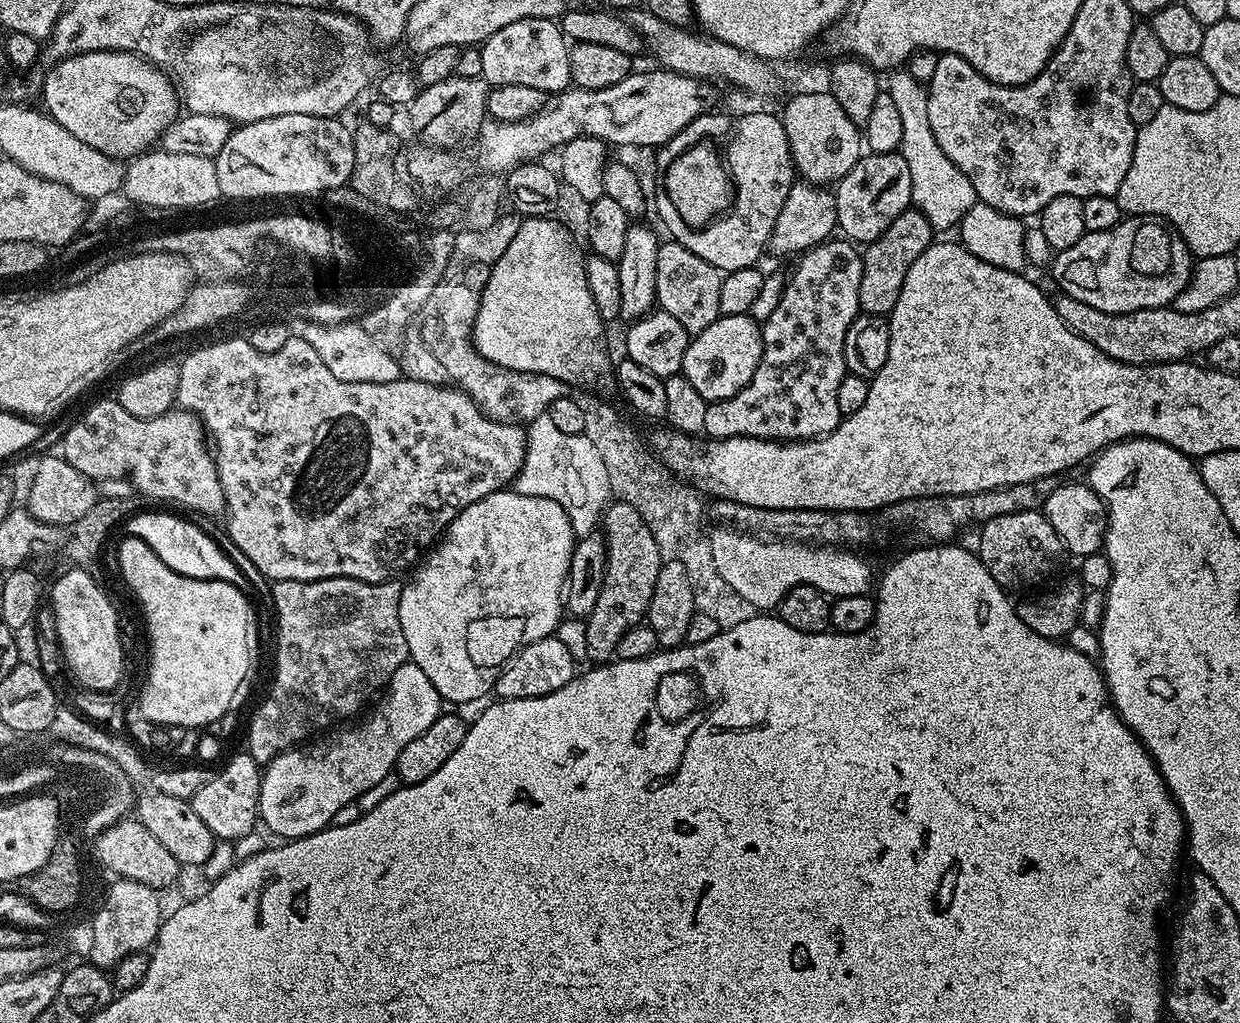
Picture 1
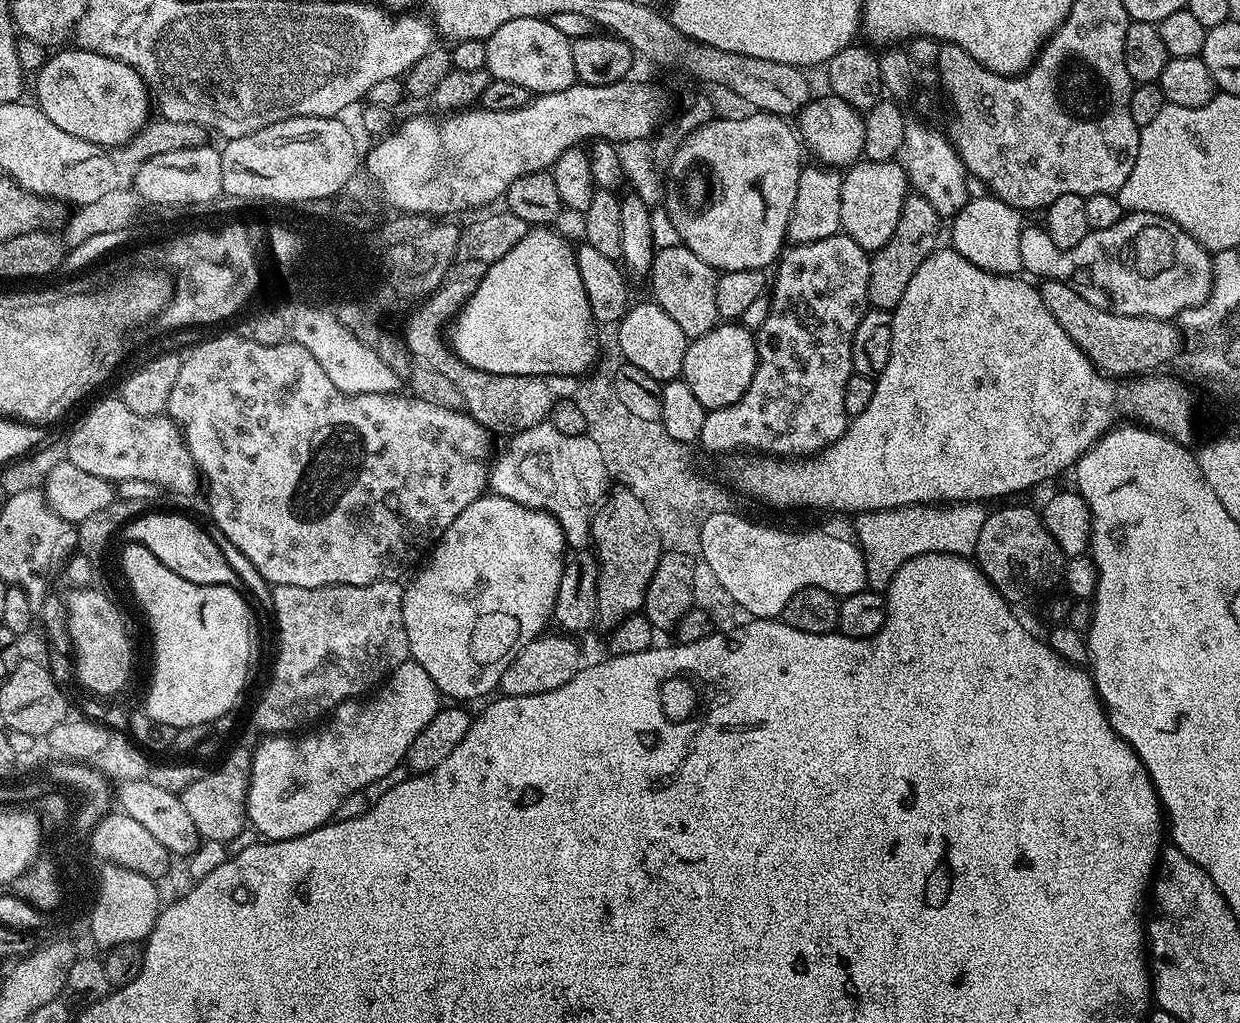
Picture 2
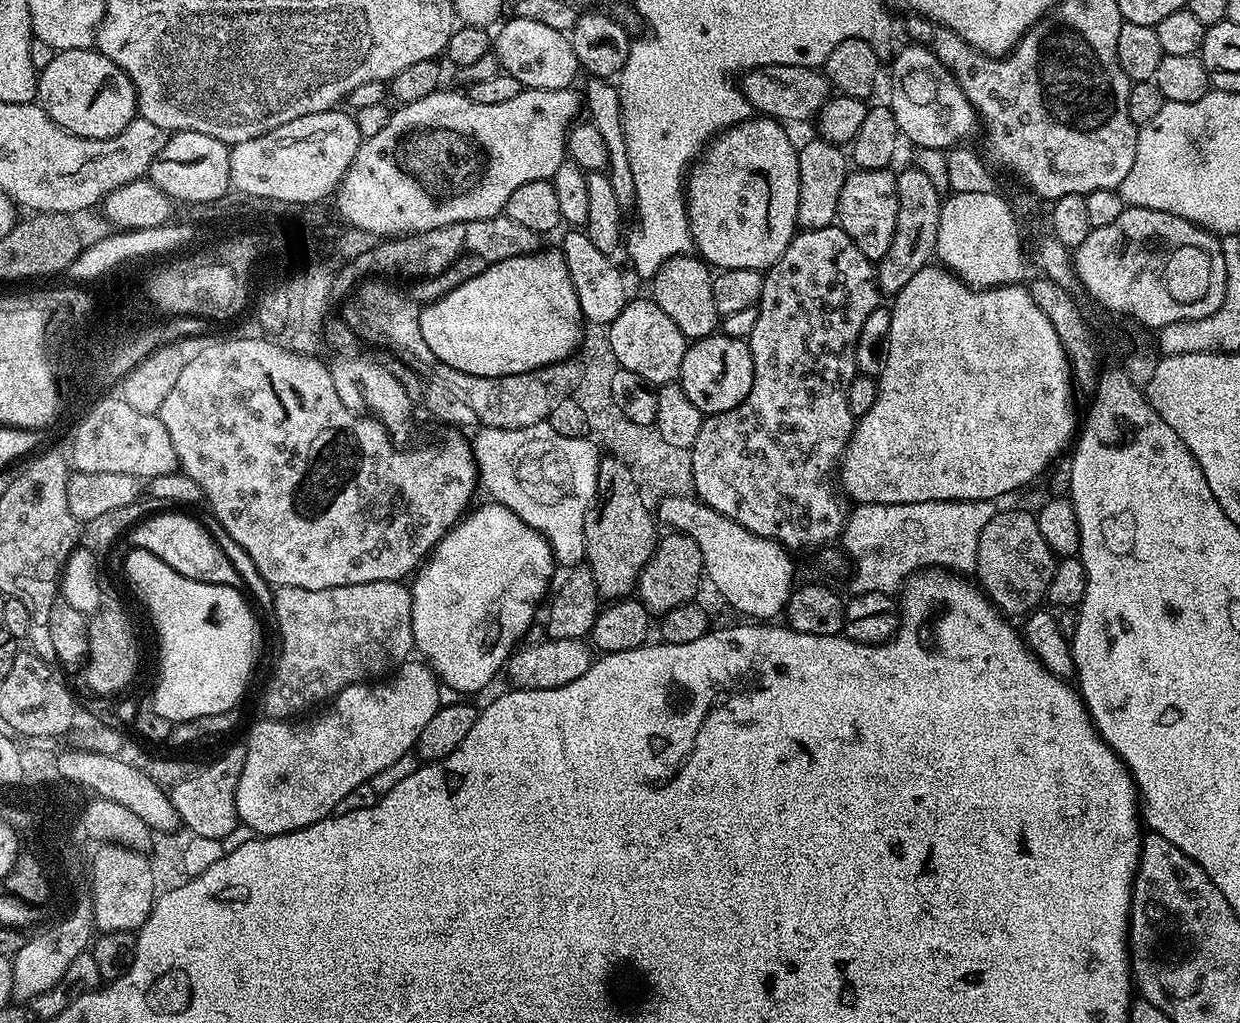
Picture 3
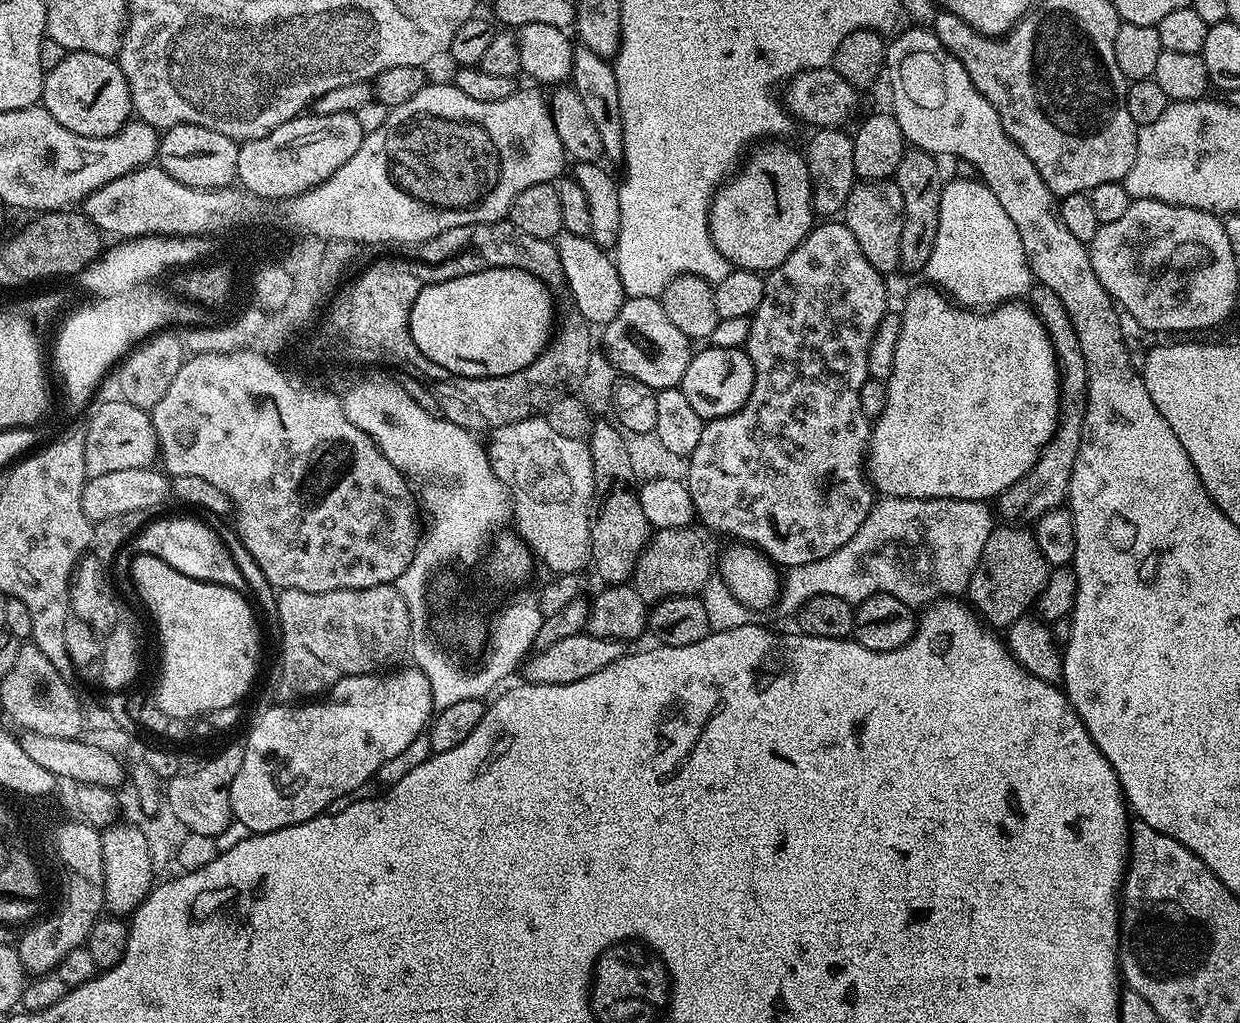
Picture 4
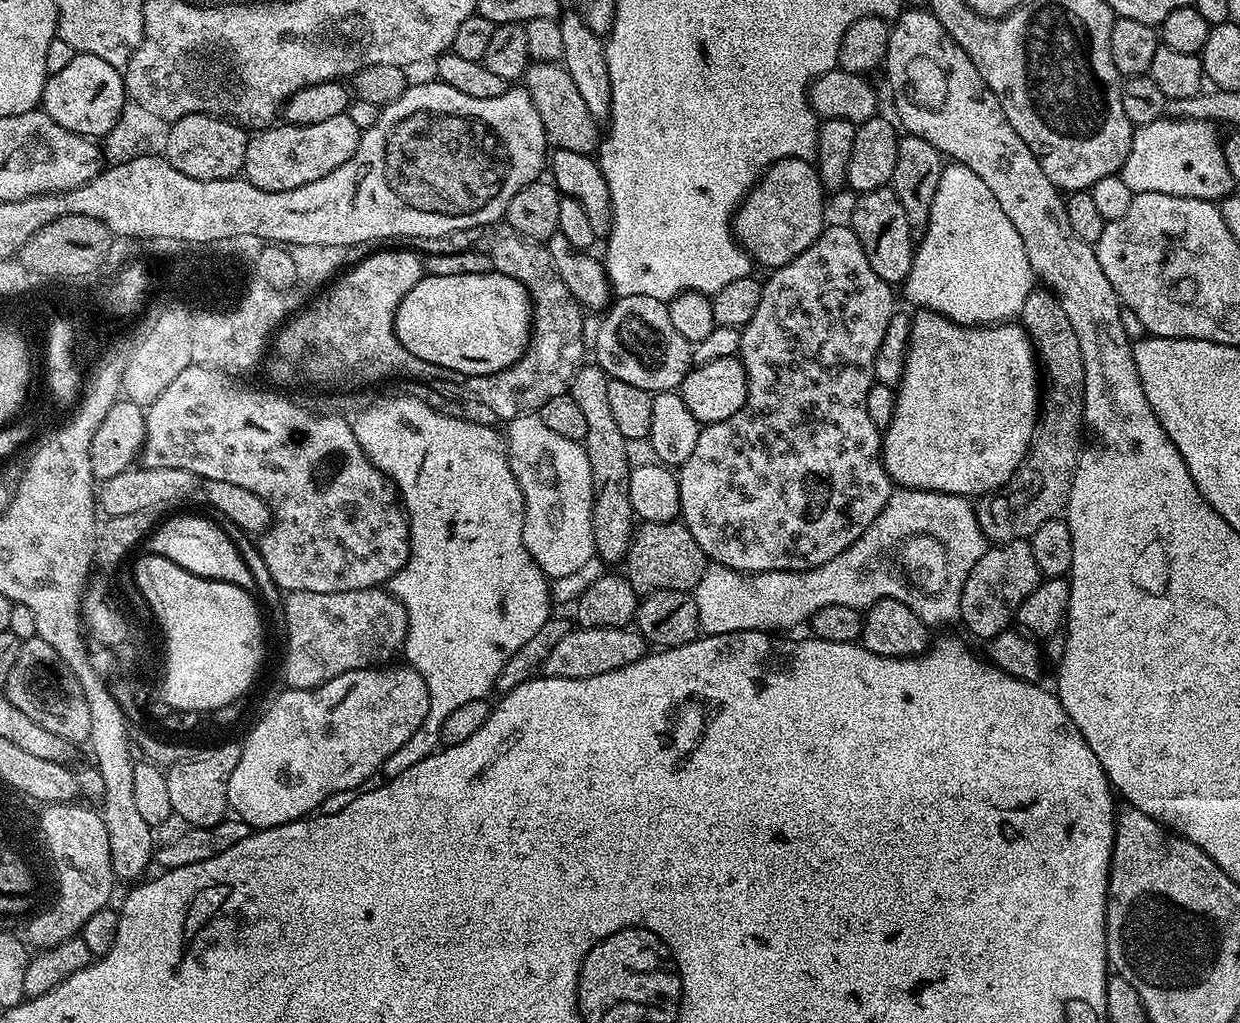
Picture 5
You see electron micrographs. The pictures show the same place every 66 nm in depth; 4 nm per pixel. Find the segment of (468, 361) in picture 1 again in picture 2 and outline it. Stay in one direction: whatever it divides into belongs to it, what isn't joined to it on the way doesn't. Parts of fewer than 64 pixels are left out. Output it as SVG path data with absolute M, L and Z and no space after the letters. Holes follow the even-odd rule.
M430 304L410 330L410 339L405 341L413 359L453 377L464 400L465 411L491 433L518 433L543 423L558 402L569 400L574 395L578 380L566 375L498 375L478 370L456 357L449 343L440 334L442 326L449 321L444 304Z

